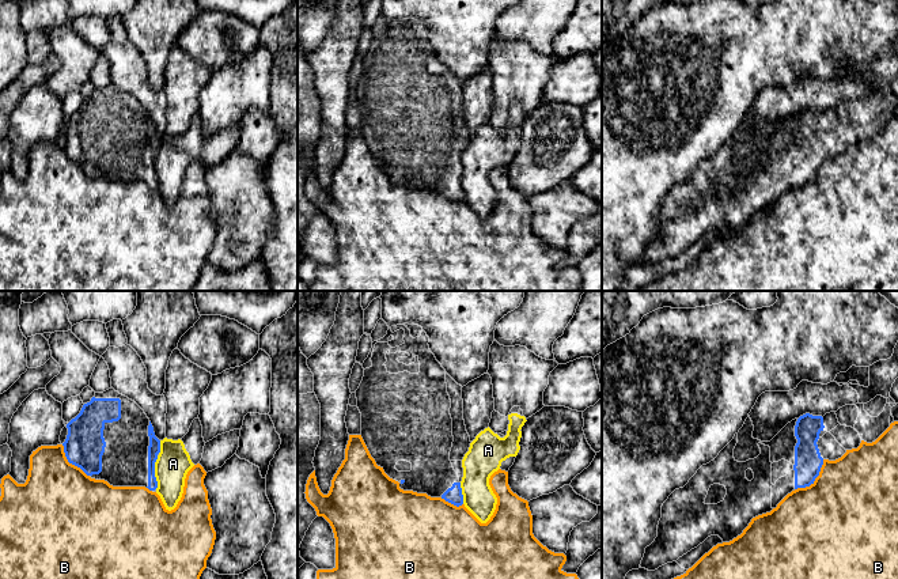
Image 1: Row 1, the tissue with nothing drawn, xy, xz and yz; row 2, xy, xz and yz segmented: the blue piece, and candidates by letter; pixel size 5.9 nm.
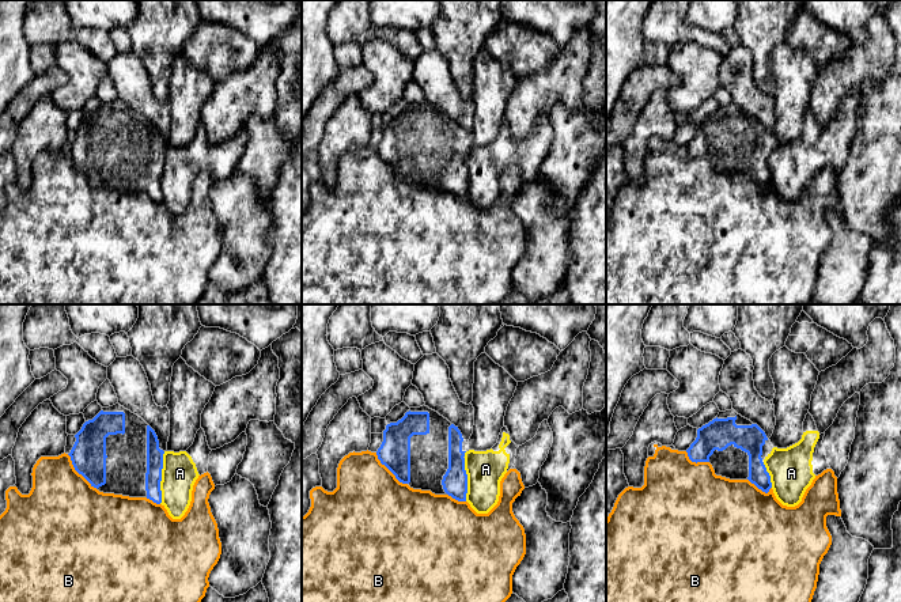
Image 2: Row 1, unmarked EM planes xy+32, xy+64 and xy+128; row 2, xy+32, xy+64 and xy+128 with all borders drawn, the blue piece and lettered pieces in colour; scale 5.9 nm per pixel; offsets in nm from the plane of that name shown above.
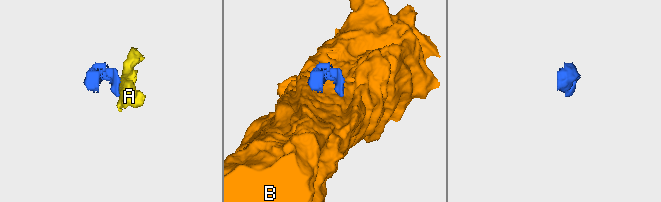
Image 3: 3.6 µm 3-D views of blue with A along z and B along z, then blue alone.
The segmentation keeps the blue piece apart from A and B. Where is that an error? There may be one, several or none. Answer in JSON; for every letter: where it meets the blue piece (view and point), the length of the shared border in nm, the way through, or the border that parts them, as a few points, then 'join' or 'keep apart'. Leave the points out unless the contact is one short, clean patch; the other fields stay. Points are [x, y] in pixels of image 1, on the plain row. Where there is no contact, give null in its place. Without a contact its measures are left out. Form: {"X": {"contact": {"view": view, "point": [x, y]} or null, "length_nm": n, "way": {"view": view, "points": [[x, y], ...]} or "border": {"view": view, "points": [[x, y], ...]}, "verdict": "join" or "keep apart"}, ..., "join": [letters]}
{"A": {"contact": {"view": "xy", "point": [154, 167]}, "length_nm": 200, "border": {"view": "xy", "points": [[158, 151], [155, 158], [155, 184]]}, "verdict": "keep apart"}, "B": {"contact": {"view": "yz", "point": [814, 176]}, "length_nm": 260, "verdict": "keep apart"}, "join": []}

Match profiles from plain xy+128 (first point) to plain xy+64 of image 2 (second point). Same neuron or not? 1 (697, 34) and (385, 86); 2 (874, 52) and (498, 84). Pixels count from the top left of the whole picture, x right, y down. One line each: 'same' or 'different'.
1: different
2: different

